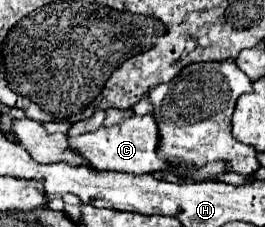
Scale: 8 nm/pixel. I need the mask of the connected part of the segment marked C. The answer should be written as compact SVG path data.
M132 115L124 123L112 127L100 127L98 131L84 133L78 137L68 137L68 147L82 155L94 169L100 171L126 172L135 175L152 173L158 169L176 171L156 155L158 147L158 127L152 115Z

